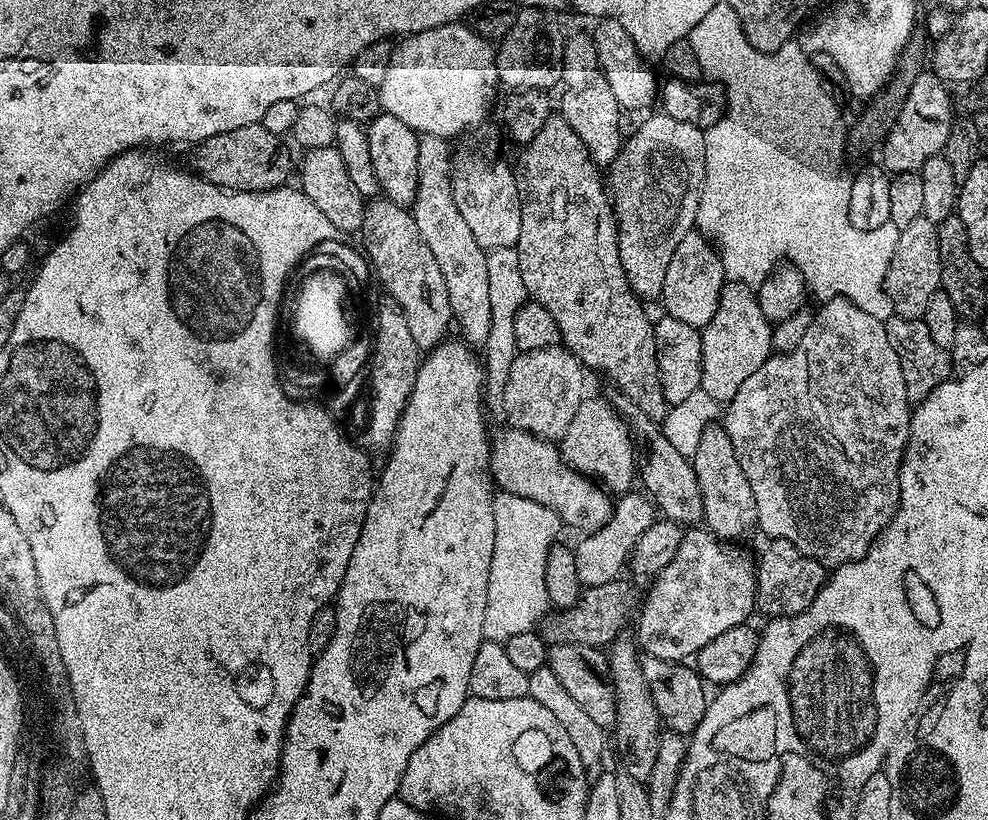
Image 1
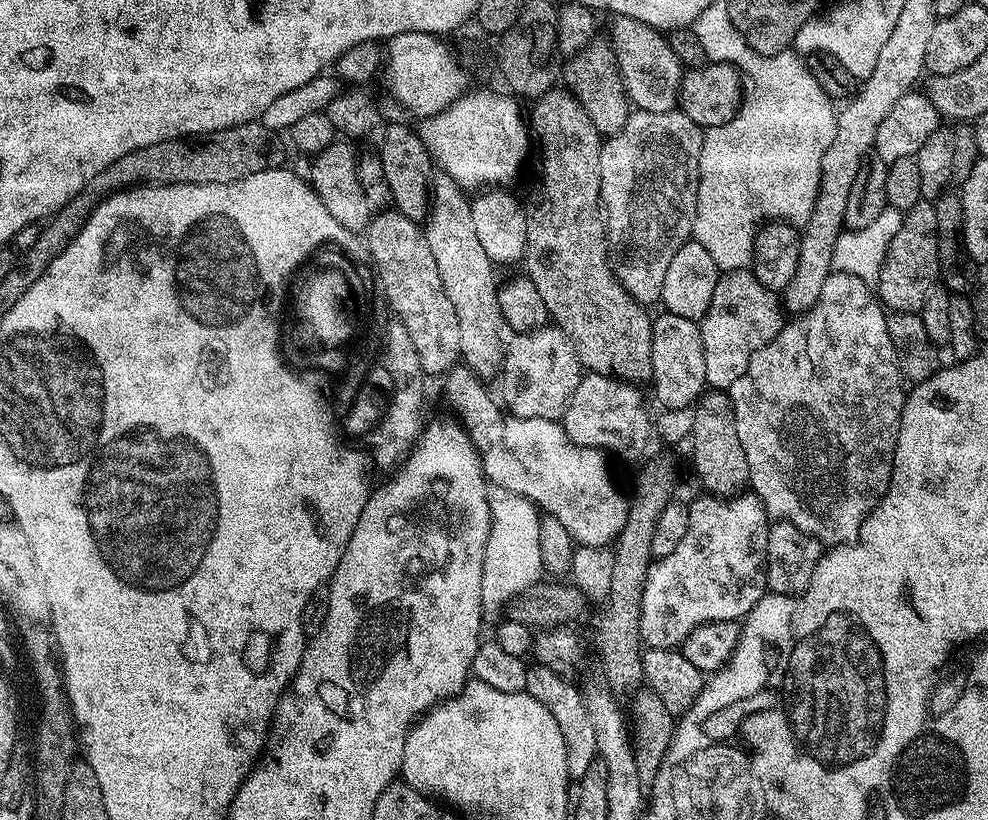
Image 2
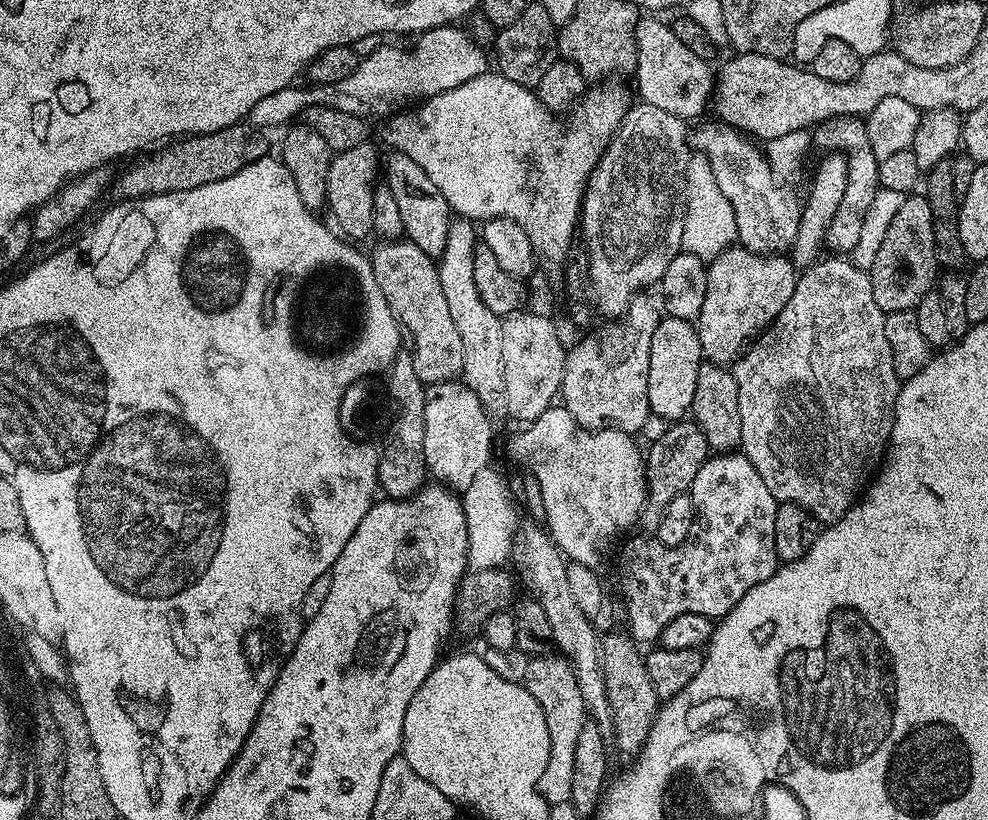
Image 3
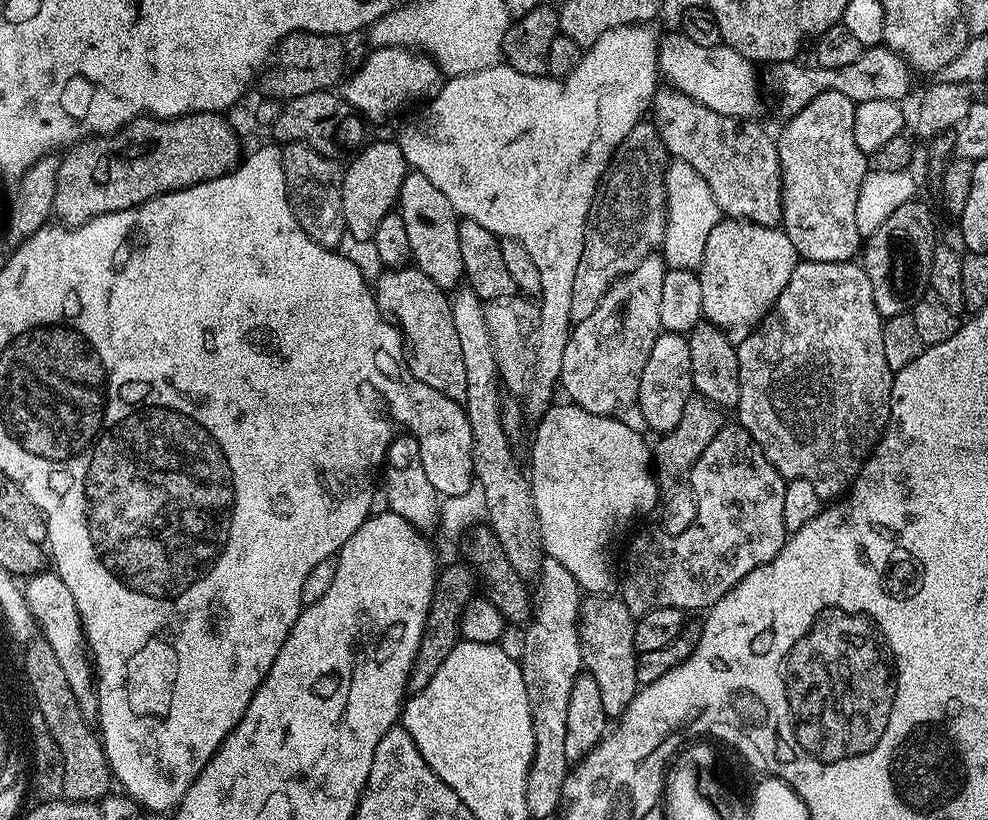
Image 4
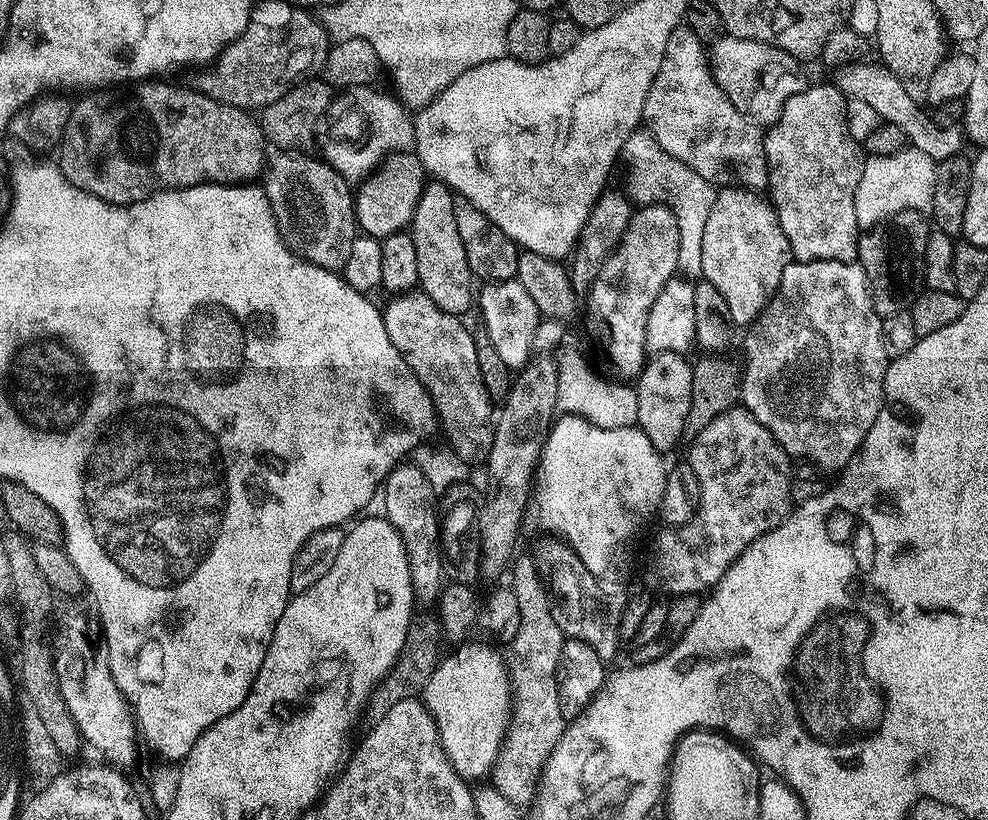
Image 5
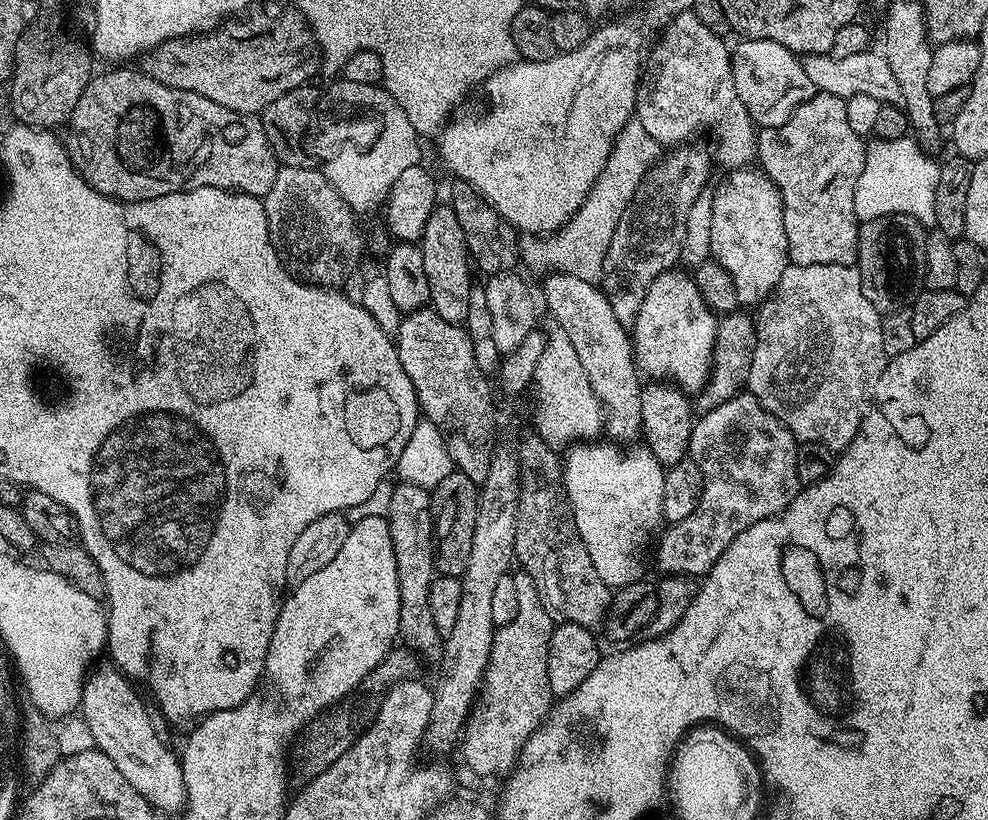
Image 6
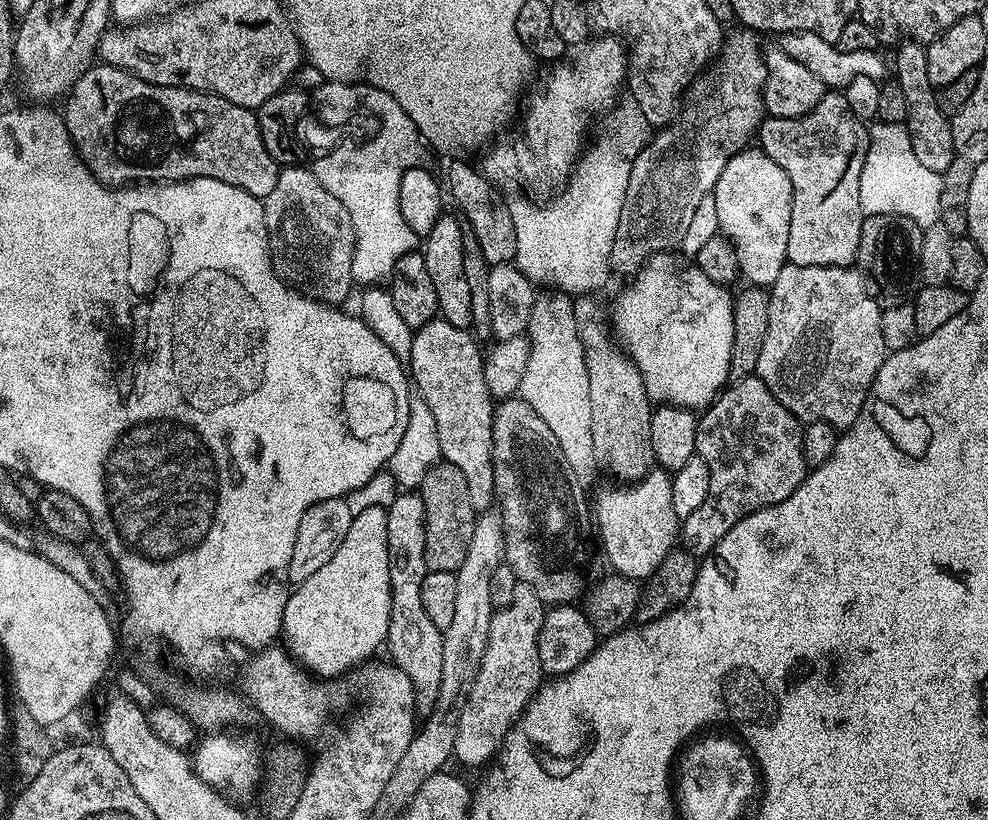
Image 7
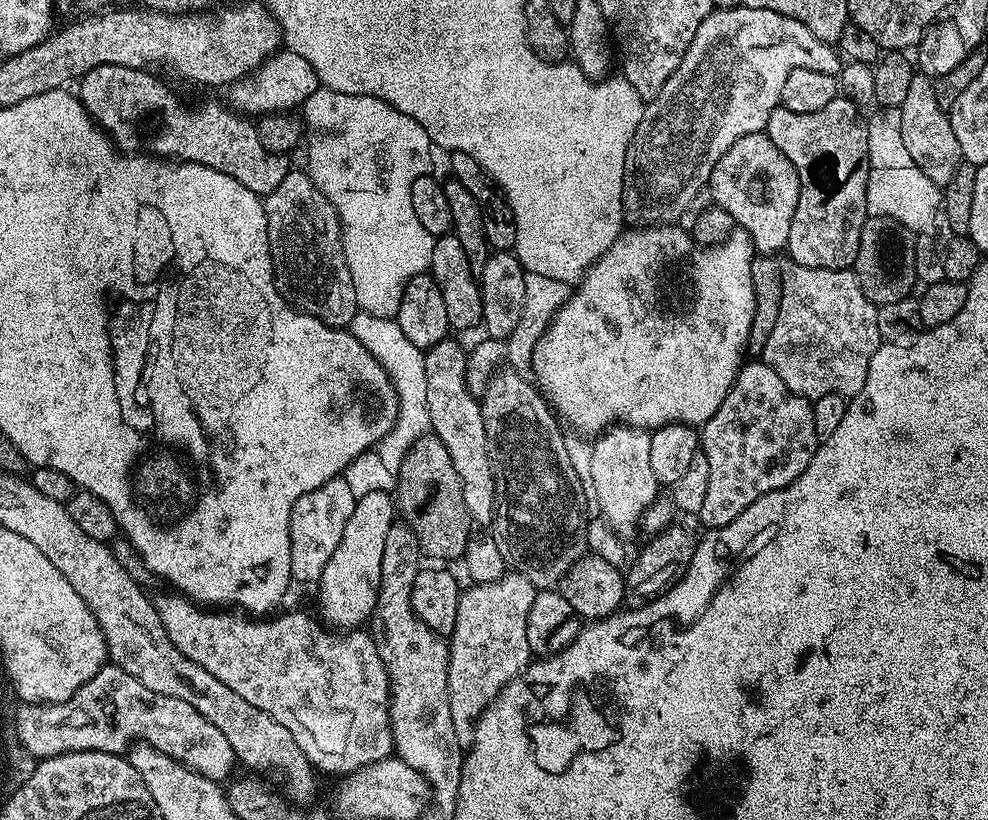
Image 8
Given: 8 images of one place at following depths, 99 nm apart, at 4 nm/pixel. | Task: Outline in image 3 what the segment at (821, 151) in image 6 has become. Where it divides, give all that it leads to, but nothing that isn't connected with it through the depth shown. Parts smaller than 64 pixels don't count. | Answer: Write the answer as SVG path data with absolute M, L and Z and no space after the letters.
M837 116L824 121L814 132L814 144L825 153L843 153L848 162L848 185L845 196L838 206L837 213L829 224L827 247L833 248L836 254L851 254L854 246L858 246L858 238L862 234L862 222L870 210L870 202L874 202L874 194L880 188L878 170L880 161L874 158L874 150L870 150L868 126L863 119L854 116Z

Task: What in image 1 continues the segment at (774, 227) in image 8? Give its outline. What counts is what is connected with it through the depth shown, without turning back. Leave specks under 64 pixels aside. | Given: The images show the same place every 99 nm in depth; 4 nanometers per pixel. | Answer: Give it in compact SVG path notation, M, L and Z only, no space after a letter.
M735 282L725 283L718 298L718 310L714 318L702 329L702 382L700 391L710 394L710 398L727 402L732 400L742 382L758 370L773 355L773 325L762 314L759 295L749 285Z

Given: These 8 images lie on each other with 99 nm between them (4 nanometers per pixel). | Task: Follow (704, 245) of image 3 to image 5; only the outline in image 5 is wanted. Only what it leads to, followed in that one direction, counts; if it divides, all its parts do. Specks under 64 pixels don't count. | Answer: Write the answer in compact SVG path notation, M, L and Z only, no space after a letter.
M638 130L626 138L622 156L636 156L636 180L652 180L652 192L664 196L664 206L676 218L679 275L684 278L702 277L702 233L706 230L706 218L710 218L710 206L714 206L716 201L717 189L706 182L702 174L666 154L647 130Z

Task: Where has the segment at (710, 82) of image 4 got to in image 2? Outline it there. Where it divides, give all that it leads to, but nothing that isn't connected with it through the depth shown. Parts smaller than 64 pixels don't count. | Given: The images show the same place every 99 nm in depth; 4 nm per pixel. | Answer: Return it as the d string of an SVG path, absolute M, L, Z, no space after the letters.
M617 16L611 21L610 47L620 67L620 80L628 92L629 101L642 112L671 112L677 107L682 65L670 50L667 35L659 28L646 26L629 16Z

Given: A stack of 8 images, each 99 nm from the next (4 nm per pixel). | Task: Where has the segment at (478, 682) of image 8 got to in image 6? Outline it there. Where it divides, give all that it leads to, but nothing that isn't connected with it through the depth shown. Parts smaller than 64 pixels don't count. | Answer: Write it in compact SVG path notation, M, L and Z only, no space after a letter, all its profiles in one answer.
M522 570L517 571L514 575L514 587L518 590L518 614L514 614L514 622L496 628L492 633L492 649L488 659L488 669L484 671L478 699L462 728L464 760L468 763L469 770L476 776L507 777L515 768L524 743L539 730L540 725L551 712L554 703L554 697L550 690L550 674L546 674L554 621L544 608L540 595L536 593L534 582Z

